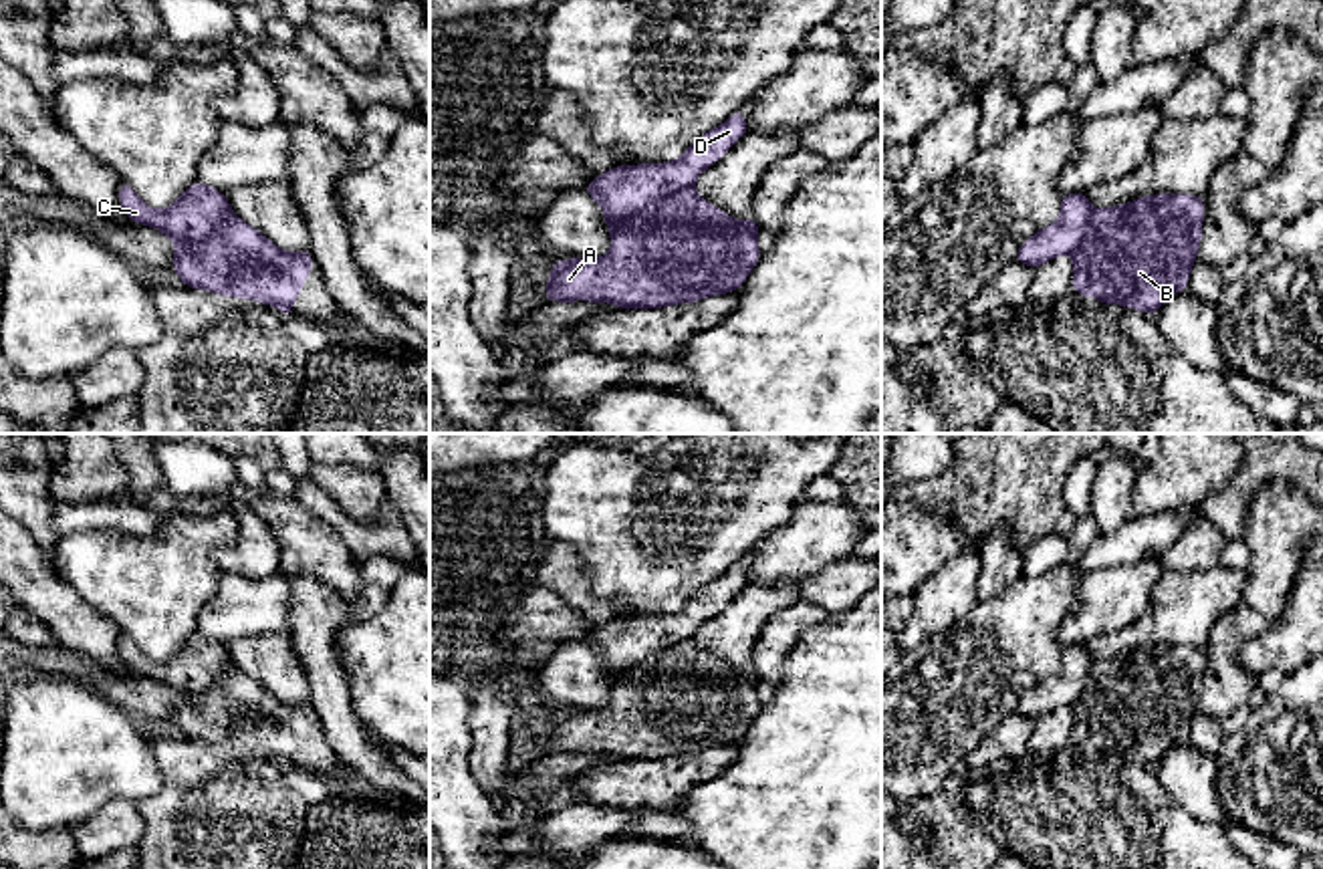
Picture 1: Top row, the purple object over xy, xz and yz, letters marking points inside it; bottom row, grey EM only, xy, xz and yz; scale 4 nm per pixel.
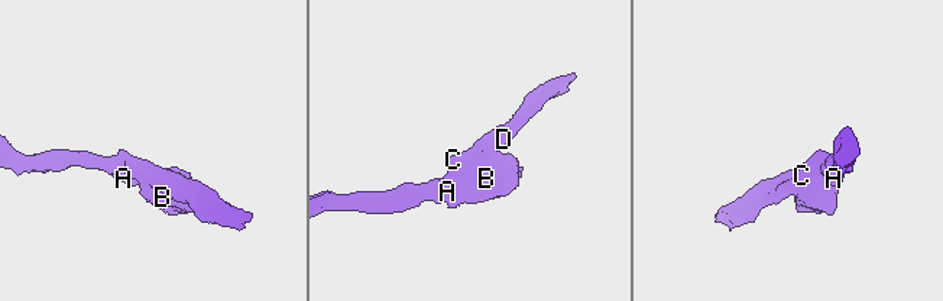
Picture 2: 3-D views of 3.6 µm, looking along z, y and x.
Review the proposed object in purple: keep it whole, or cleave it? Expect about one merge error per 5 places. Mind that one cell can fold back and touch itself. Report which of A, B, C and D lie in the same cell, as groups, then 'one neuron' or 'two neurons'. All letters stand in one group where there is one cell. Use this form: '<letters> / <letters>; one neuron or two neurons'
A B / C D; two neurons

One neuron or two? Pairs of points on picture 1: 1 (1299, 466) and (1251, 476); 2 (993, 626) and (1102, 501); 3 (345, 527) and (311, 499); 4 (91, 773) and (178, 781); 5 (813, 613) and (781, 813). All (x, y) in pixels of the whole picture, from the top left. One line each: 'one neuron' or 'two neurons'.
1: one neuron
2: two neurons
3: one neuron
4: two neurons
5: two neurons

